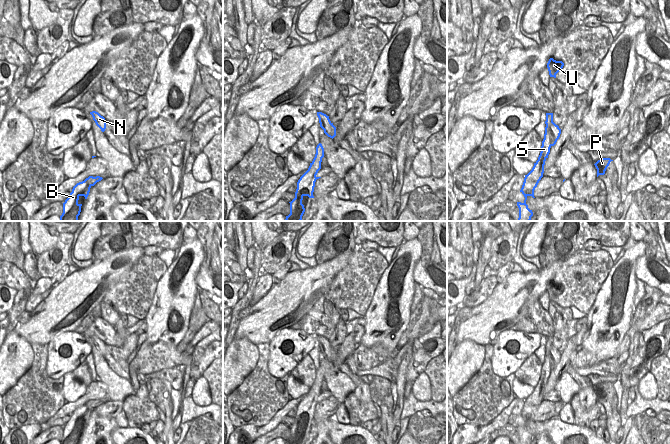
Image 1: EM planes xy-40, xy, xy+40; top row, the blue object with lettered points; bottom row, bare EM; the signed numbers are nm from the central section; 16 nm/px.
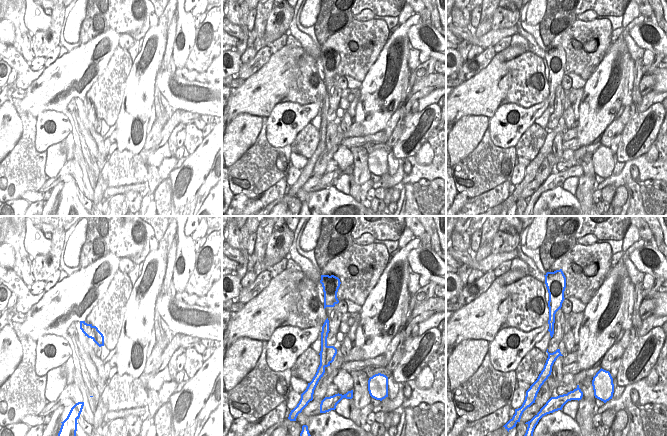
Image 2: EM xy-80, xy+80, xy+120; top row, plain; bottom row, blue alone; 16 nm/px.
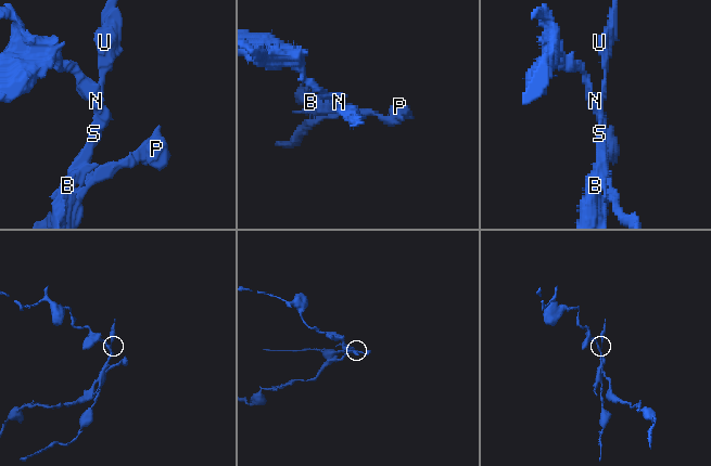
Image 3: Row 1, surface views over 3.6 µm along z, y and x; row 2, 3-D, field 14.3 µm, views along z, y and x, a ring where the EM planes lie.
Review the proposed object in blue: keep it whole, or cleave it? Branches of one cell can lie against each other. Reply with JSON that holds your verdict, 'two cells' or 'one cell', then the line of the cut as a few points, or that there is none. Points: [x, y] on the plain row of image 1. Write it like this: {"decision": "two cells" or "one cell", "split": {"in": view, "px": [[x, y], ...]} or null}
{"decision": "two cells", "split": {"in": "xy+40", "px": [[546, 340], [551, 343], [549, 354], [551, 369]]}}

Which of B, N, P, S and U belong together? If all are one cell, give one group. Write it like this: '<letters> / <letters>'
B P S U / N

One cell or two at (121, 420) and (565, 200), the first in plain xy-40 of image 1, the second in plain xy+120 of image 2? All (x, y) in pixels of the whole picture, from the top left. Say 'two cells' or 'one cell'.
two cells

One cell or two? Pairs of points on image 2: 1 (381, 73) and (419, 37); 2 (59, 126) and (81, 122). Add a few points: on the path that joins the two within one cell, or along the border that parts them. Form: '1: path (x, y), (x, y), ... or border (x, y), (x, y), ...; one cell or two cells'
1: border (419, 22), (410, 27), (408, 40); two cells
2: path (64, 124), (66, 122), (76, 122); one cell

